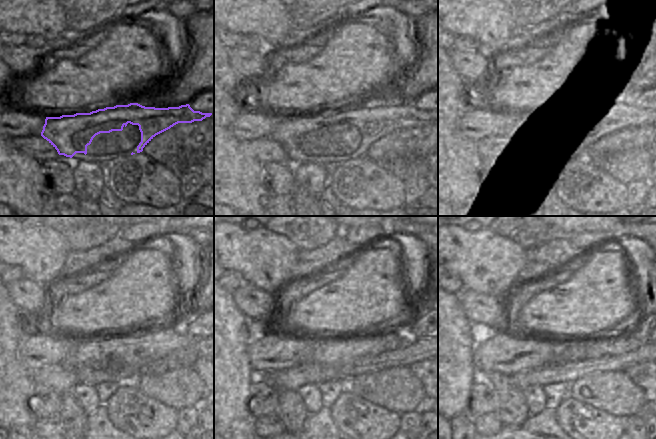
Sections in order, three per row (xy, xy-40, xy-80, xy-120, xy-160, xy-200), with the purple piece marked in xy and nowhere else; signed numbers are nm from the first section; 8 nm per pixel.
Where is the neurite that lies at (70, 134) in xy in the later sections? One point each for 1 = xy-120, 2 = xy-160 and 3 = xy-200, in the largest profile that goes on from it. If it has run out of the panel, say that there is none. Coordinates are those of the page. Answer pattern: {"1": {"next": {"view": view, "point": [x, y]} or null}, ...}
{"1": {"next": {"view": "xy-120", "point": [150, 345]}}, "2": {"next": {"view": "xy-160", "point": [340, 349]}}, "3": {"next": {"view": "xy-200", "point": [572, 349]}}}

